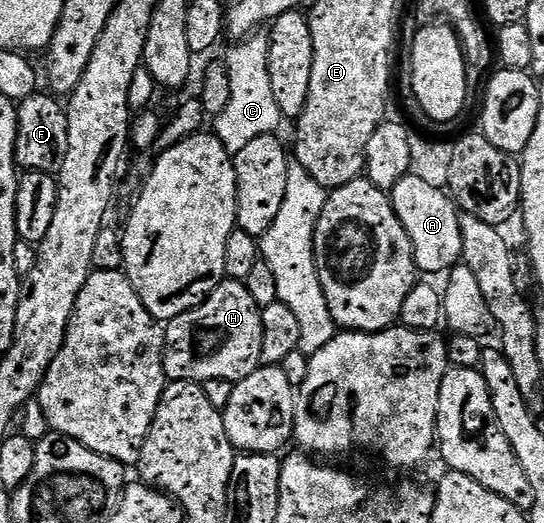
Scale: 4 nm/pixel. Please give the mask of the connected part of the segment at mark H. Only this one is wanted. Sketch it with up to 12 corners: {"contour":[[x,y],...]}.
{"contour":[[225,278],[167,320],[164,374],[233,385],[261,367],[262,308]]}

